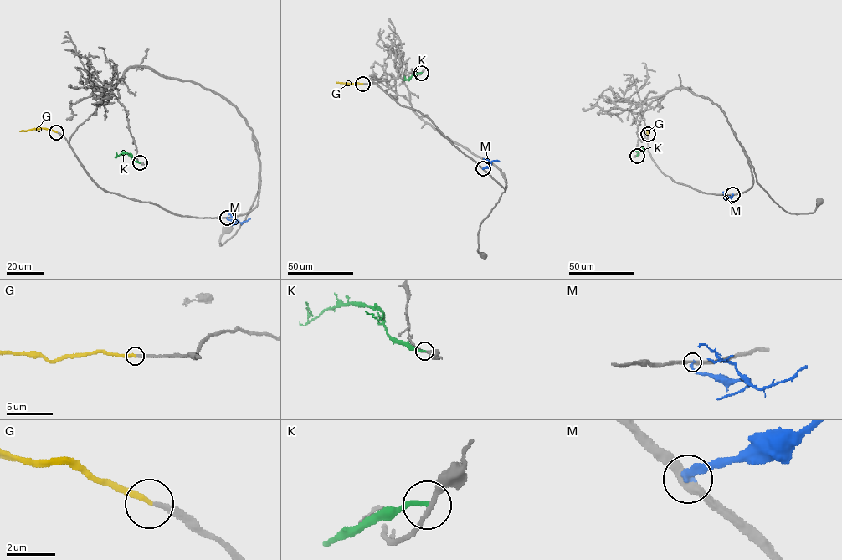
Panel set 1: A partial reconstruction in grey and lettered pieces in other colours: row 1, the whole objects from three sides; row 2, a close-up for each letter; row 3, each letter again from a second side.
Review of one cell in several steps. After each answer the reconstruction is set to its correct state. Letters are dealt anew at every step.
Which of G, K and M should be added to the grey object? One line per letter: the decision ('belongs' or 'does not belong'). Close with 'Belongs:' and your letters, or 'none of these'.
G: belongs
K: does not belong
M: does not belong
Belongs: G

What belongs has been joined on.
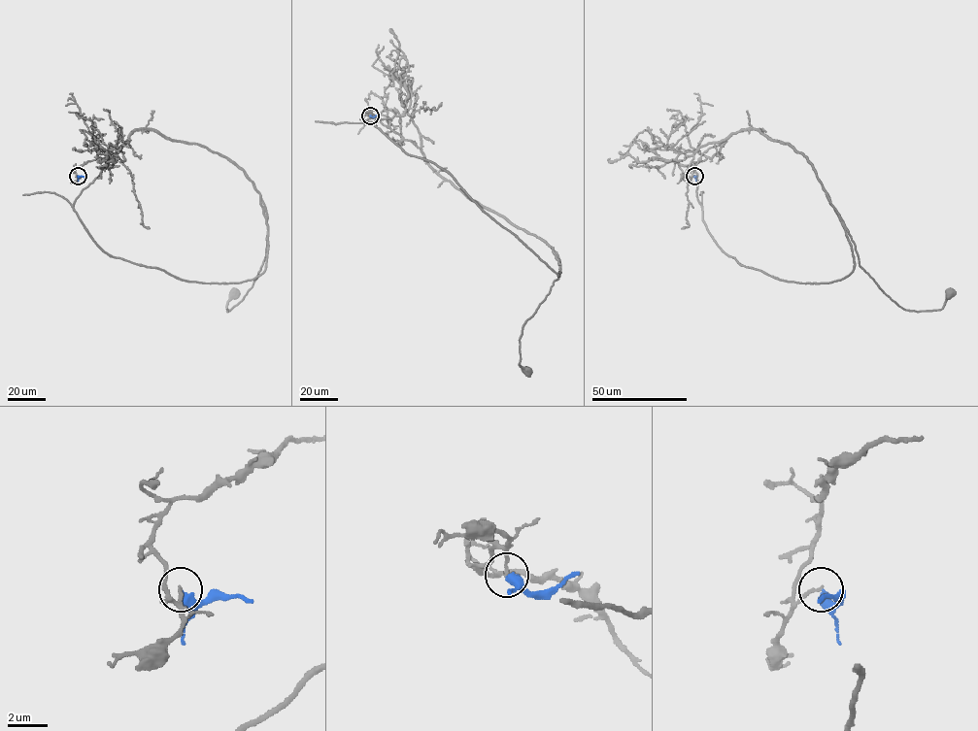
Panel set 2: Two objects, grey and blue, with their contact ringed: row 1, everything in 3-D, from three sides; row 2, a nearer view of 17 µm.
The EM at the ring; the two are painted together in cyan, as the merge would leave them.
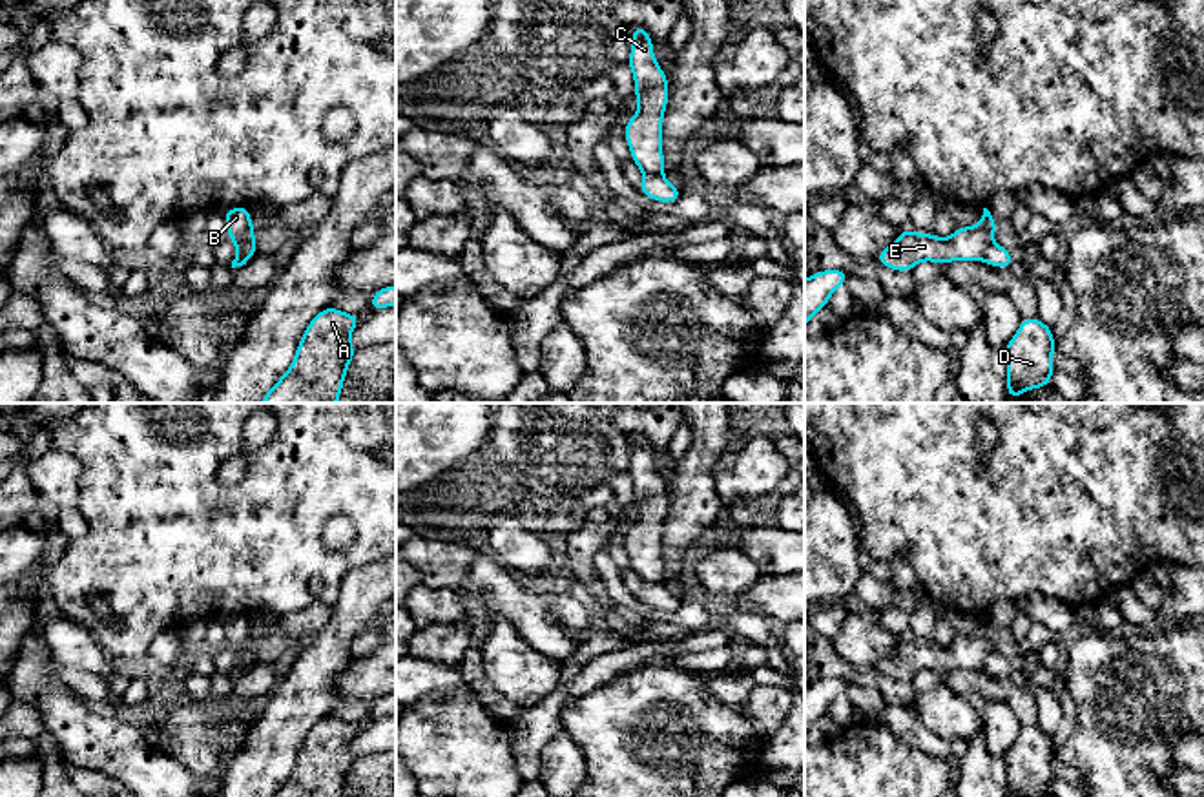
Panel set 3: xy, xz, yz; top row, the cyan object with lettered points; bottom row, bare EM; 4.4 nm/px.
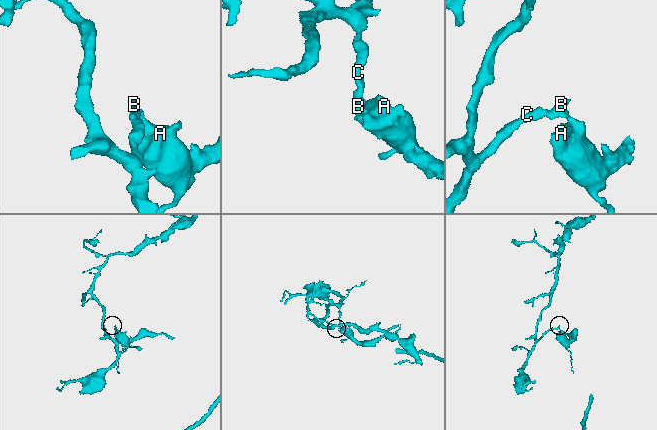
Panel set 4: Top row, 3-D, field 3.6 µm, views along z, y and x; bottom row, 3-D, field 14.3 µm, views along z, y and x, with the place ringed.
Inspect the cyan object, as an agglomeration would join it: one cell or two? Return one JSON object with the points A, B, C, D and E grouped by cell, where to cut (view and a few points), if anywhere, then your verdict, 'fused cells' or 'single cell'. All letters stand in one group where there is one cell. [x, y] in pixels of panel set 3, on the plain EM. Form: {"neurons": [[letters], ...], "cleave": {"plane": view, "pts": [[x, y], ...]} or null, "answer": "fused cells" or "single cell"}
{"neurons": [["A", "D"], ["B", "C", "E"]], "cleave": {"plane": "xz", "pts": [[661, 580], [644, 584]]}, "answer": "fused cells"}

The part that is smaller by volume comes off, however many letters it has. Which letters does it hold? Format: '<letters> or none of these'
A, D

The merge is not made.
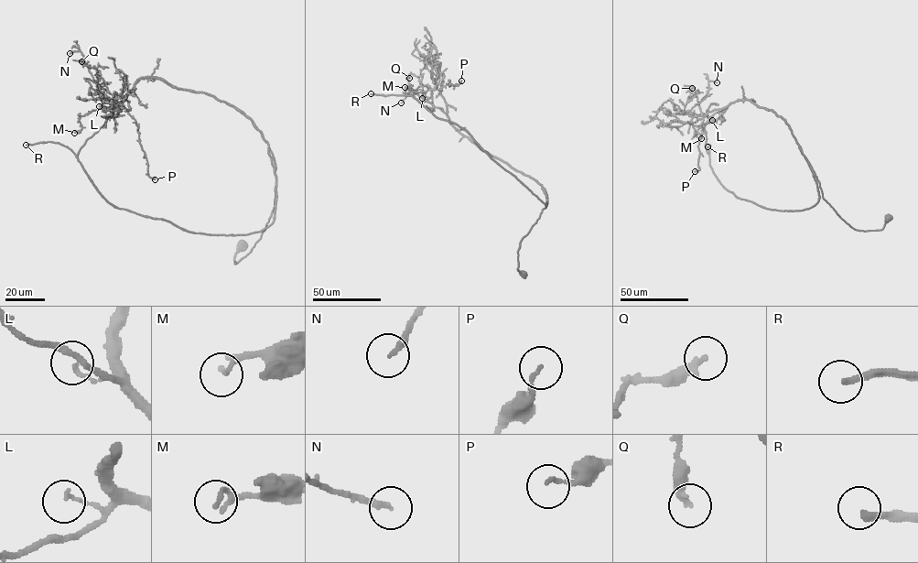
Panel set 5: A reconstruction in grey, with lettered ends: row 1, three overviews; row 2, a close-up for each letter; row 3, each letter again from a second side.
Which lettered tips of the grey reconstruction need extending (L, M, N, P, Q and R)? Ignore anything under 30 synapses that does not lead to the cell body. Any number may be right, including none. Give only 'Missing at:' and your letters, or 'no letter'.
Missing at: R

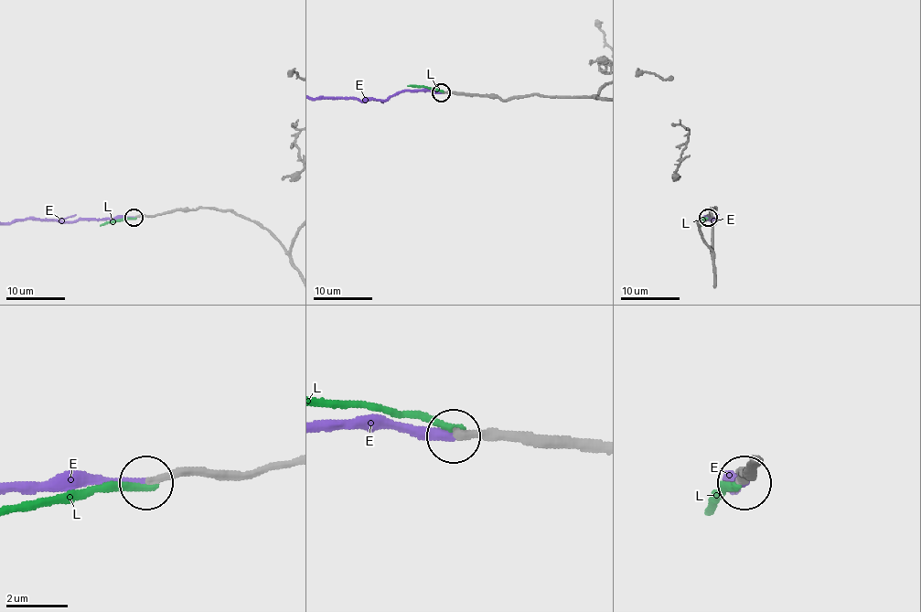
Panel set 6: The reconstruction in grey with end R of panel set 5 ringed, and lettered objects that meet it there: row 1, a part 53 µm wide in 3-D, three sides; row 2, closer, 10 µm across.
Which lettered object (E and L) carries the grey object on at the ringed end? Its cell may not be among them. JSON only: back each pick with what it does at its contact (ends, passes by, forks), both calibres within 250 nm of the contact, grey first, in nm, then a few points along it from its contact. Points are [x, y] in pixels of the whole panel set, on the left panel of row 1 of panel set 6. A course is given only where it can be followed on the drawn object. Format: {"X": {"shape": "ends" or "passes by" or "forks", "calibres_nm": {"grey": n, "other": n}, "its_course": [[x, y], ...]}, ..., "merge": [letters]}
{"E": {"shape": "ends", "calibres_nm": {"grey": 280, "other": 300}}, "merge": ["E"]}

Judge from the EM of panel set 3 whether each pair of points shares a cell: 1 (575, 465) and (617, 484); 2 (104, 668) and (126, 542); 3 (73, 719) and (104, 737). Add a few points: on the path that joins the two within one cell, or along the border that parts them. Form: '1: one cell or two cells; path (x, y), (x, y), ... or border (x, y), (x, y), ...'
1: two cells; border (626, 473), (613, 475), (606, 482)
2: two cells; border (79, 622), (114, 662)
3: one cell; path (81, 726), (92, 737), (97, 737)

